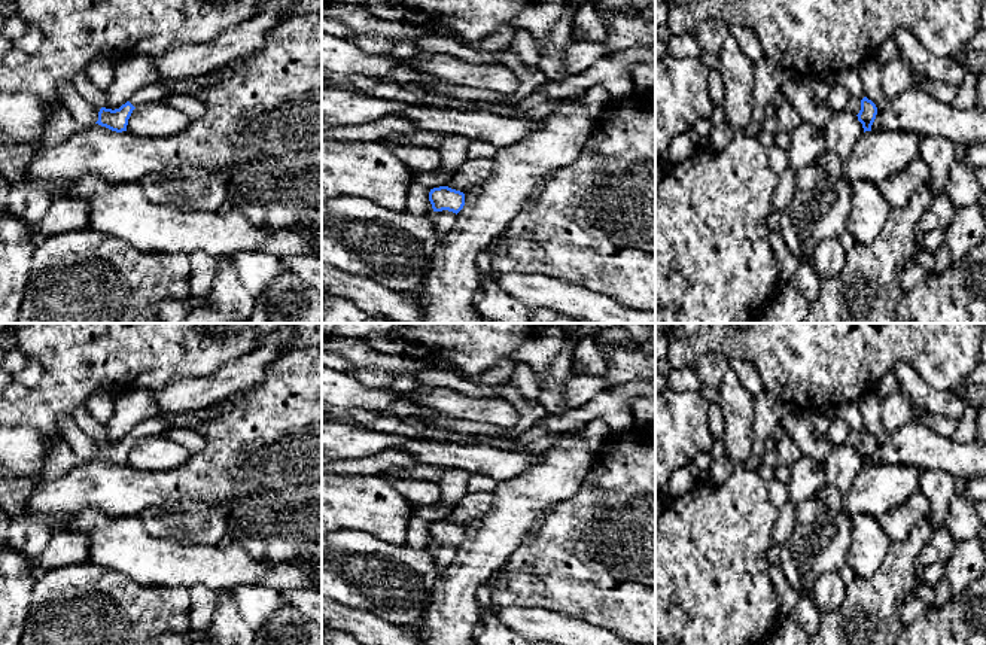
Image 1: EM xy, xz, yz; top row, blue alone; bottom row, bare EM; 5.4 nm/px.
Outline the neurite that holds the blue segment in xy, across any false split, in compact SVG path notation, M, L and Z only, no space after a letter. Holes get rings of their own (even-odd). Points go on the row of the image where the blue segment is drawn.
M152 82L140 89L137 89L130 100L119 109L101 107L98 112L98 121L95 124L106 127L112 131L122 133L127 131L128 119L133 110L146 103L164 101L168 97L168 89L161 82Z

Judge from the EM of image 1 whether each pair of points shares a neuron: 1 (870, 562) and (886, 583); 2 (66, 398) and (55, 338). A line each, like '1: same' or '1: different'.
1: different
2: same

